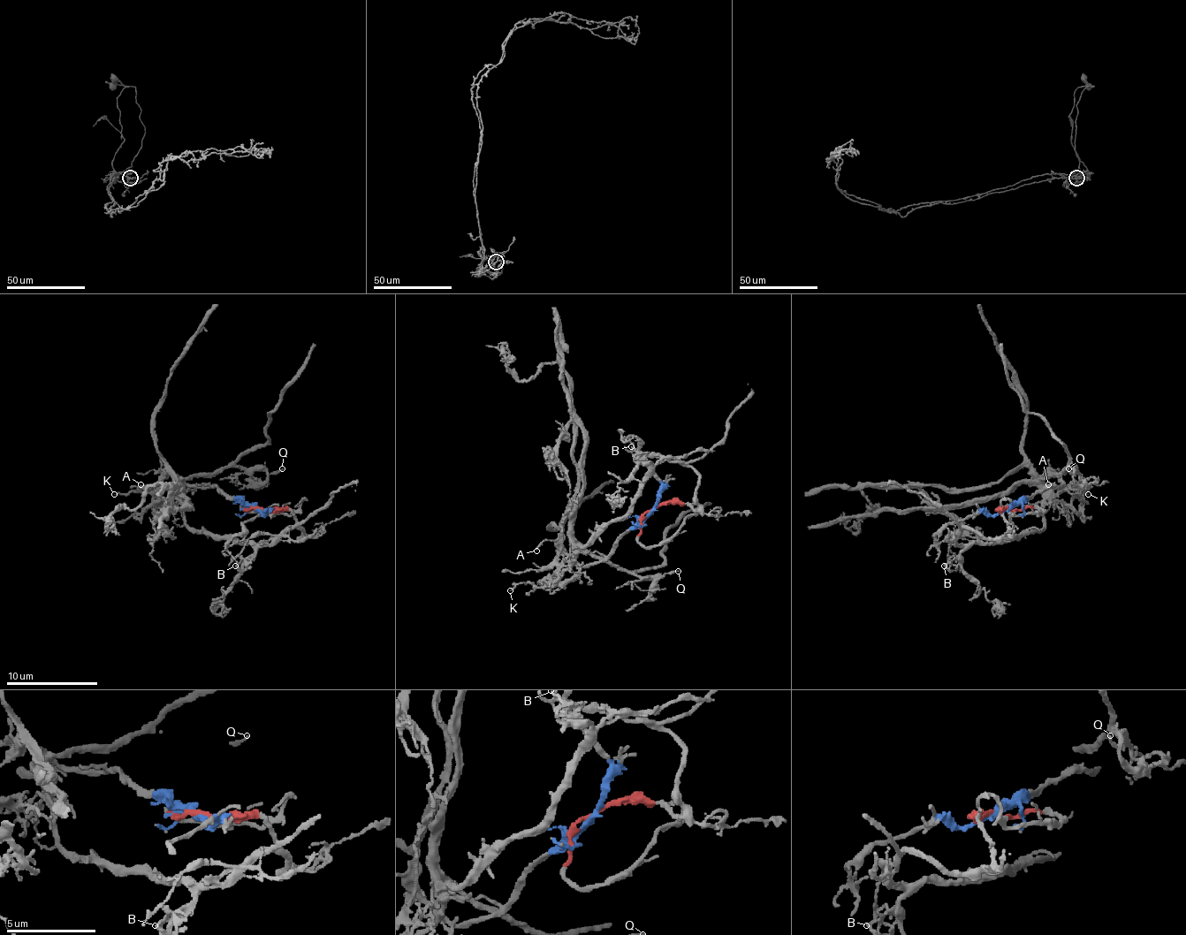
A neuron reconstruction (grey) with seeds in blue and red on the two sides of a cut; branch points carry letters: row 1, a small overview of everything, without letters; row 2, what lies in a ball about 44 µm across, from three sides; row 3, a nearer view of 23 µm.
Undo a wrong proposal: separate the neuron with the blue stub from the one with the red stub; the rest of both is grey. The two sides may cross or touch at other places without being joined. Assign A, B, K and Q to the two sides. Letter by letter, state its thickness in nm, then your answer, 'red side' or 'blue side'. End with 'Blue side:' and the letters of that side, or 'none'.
A: 160 nm | blue side
B: 120 nm | red side
K: 150 nm | red side
Q: 160 nm | red side
Blue side: A

